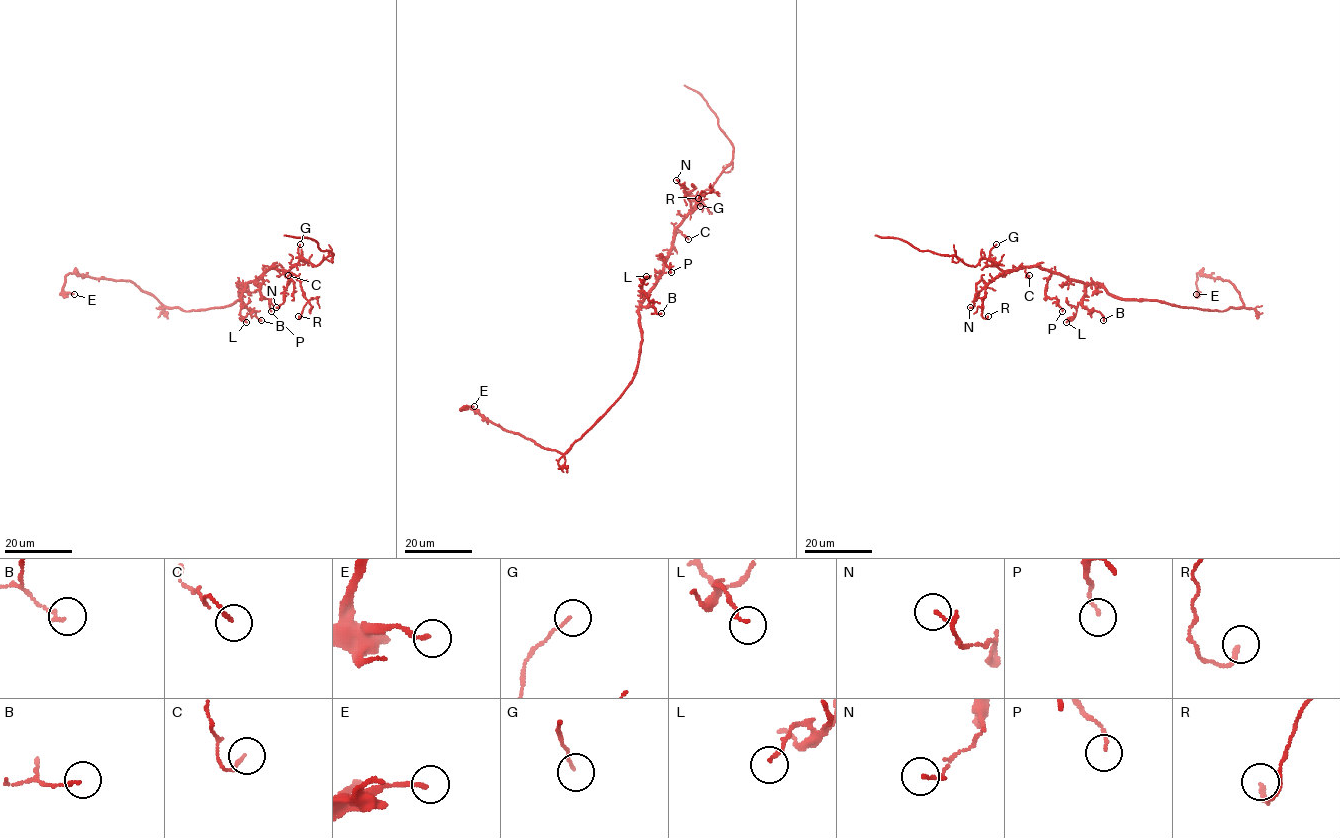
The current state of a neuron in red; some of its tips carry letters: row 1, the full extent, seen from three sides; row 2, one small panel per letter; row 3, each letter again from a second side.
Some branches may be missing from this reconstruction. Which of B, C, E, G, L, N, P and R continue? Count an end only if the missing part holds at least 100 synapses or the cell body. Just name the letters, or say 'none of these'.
none of these

